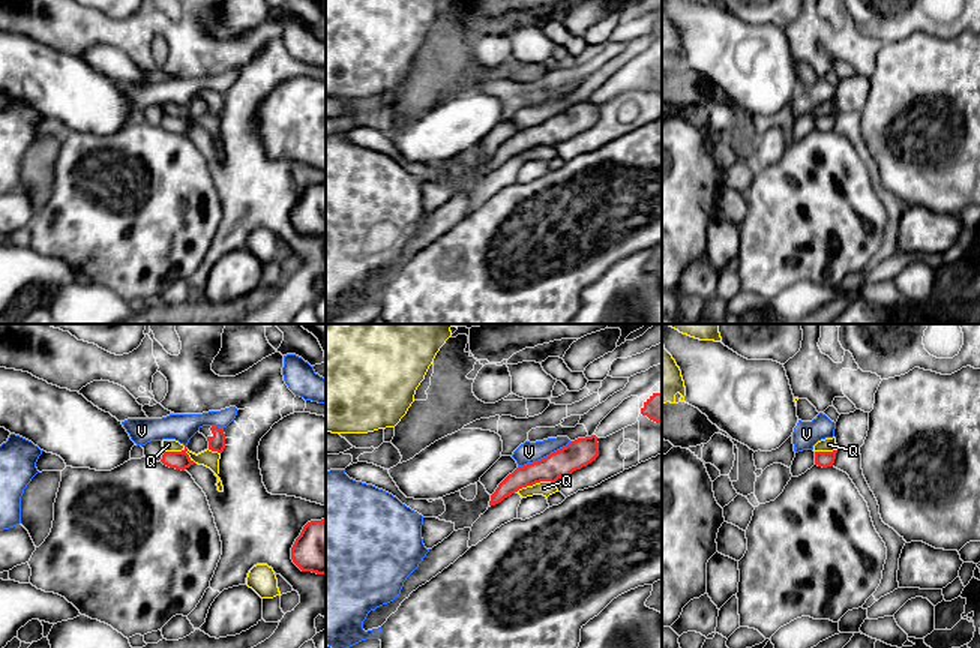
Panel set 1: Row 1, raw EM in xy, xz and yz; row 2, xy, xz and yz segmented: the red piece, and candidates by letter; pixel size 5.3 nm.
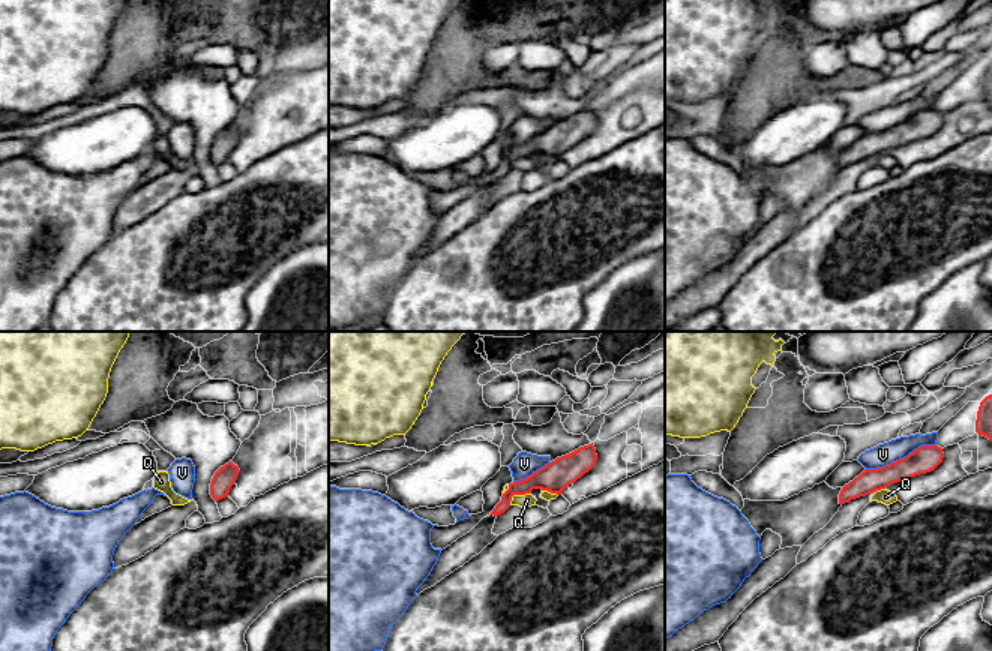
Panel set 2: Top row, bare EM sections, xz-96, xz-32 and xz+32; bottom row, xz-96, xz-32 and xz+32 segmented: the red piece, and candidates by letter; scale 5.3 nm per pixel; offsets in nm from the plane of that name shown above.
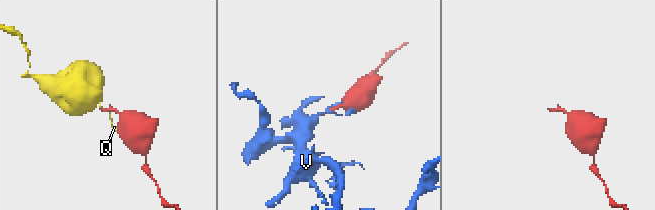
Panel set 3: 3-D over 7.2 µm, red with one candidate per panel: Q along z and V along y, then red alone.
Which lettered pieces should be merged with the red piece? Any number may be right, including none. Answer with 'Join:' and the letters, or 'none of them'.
Join: none of them

